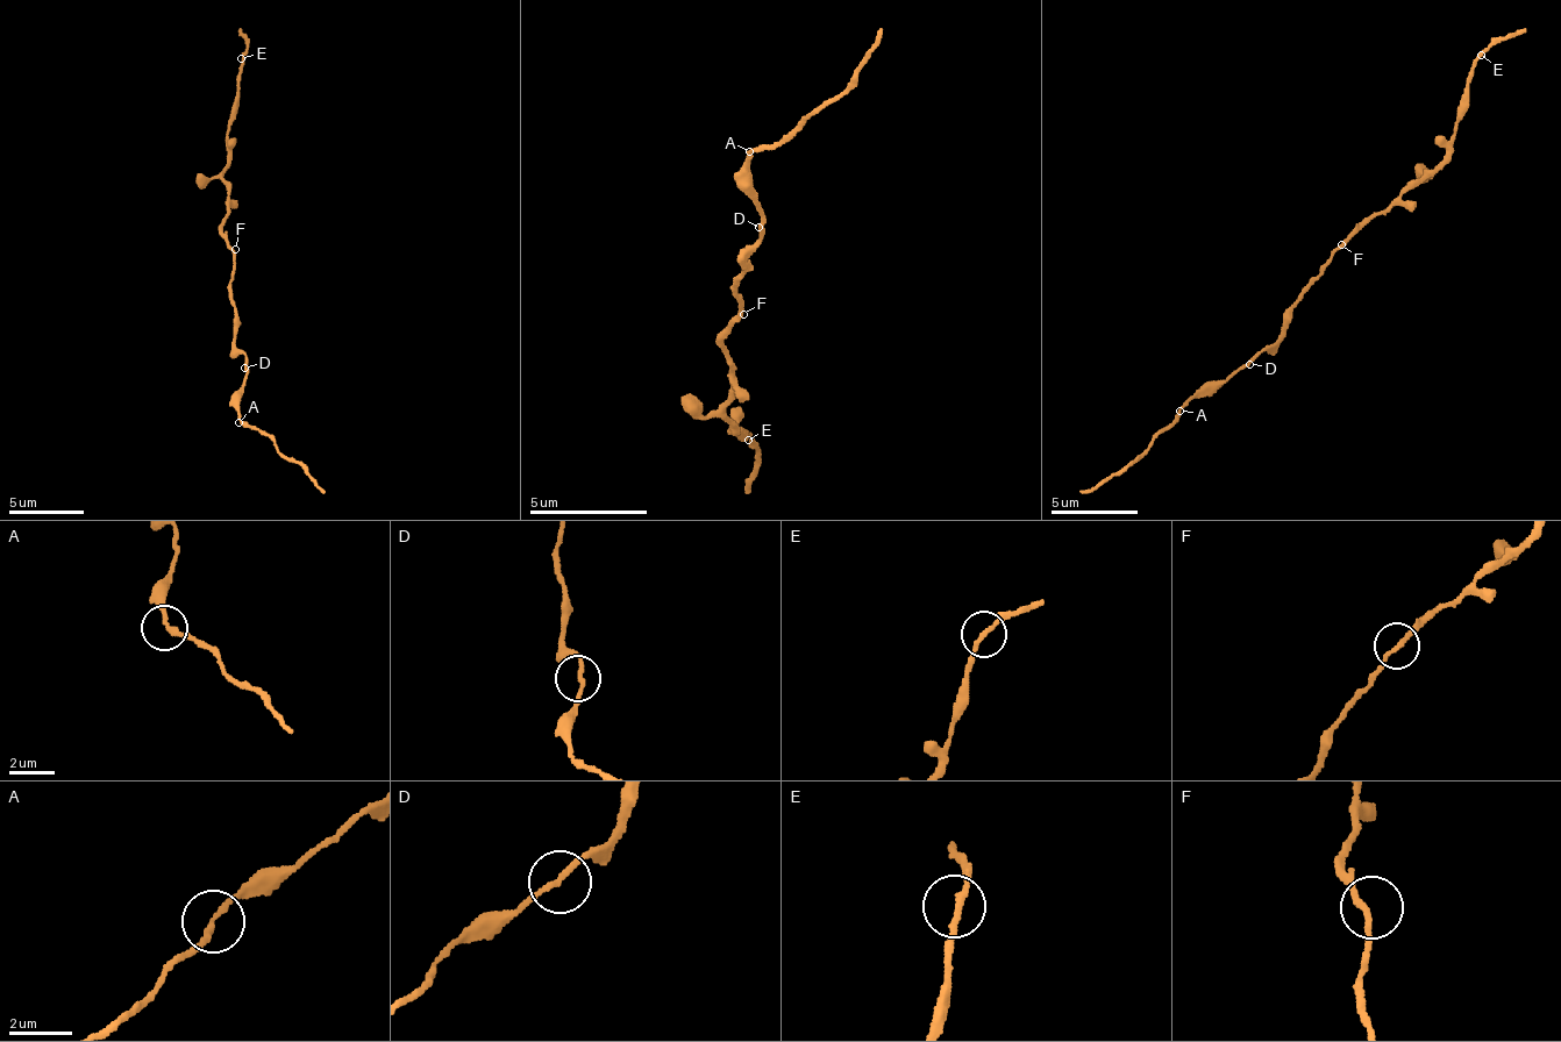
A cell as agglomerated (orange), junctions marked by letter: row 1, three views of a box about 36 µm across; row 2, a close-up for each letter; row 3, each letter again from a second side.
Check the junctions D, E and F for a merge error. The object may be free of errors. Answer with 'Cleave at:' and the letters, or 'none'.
Cleave at: D

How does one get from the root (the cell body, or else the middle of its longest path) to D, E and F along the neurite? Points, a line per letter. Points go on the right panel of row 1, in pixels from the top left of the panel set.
D: (1319, 280), (1297, 302), (1289, 328), (1249, 365)
E: (1319, 280), (1324, 264), (1345, 242), (1445, 157), (1445, 140), (1454, 131), (1467, 92), (1467, 70), (1481, 55)
F: (1319, 280), (1324, 264), (1341, 244)

